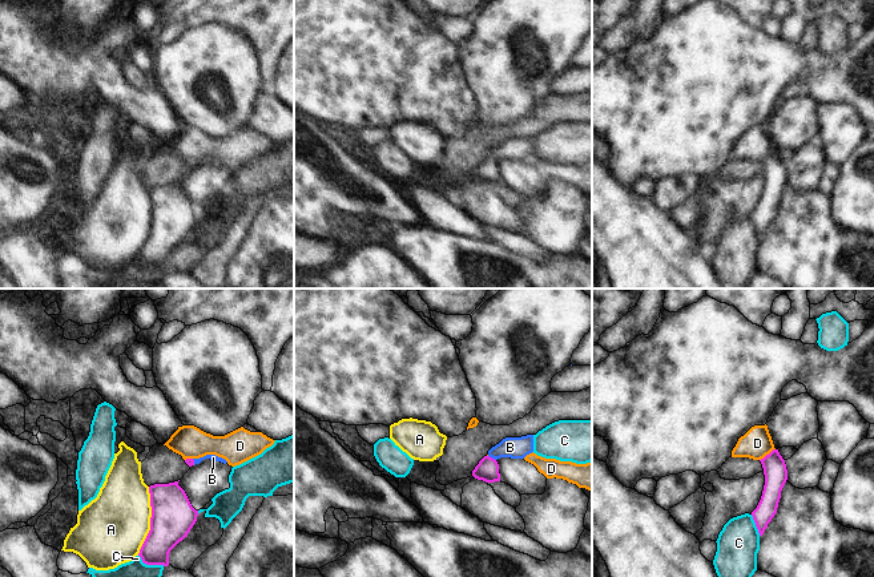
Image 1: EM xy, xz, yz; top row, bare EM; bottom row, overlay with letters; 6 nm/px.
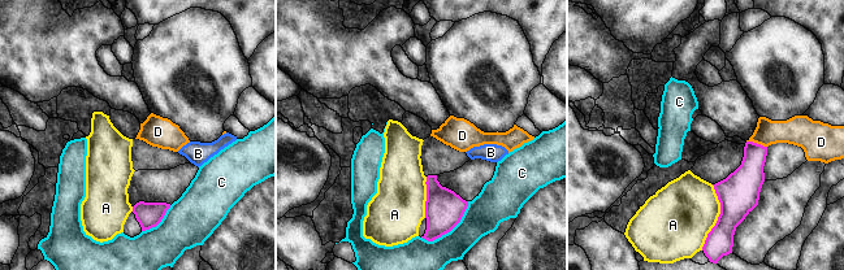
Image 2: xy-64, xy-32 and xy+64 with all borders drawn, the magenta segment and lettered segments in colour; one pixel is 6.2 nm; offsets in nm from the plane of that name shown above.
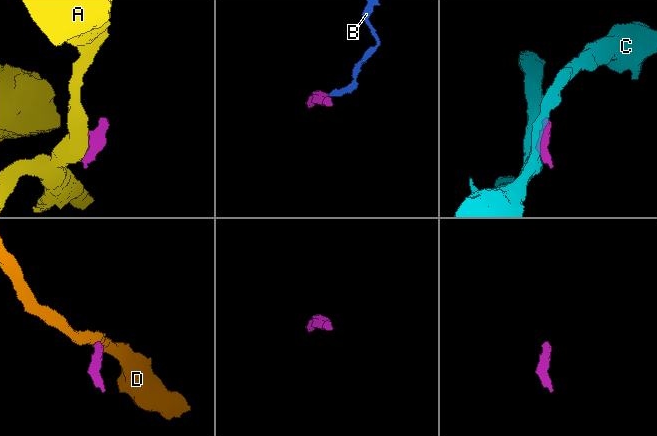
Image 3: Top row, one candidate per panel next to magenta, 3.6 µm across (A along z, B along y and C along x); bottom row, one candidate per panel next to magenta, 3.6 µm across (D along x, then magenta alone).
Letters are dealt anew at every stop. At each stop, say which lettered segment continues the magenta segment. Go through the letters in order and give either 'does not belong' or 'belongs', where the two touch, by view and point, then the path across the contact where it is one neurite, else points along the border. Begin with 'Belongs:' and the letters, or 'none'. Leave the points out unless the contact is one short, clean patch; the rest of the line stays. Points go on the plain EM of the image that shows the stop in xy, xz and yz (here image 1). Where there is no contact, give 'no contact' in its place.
Belongs: B
A: does not belong; contact xy (150, 224); border xy (149, 189), (150, 231), (137, 257)
B: belongs; contact xz (491, 160); way xz (487, 172), (491, 160), (498, 153), (510, 149)
C: does not belong; contact xy (150, 266)
D: does not belong; contact yz (766, 157); border yz (774, 150), (760, 162)

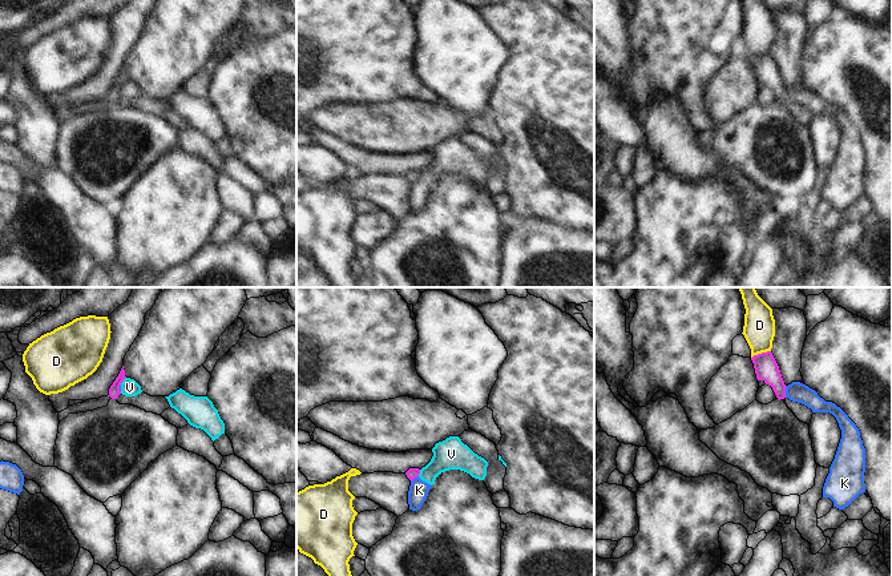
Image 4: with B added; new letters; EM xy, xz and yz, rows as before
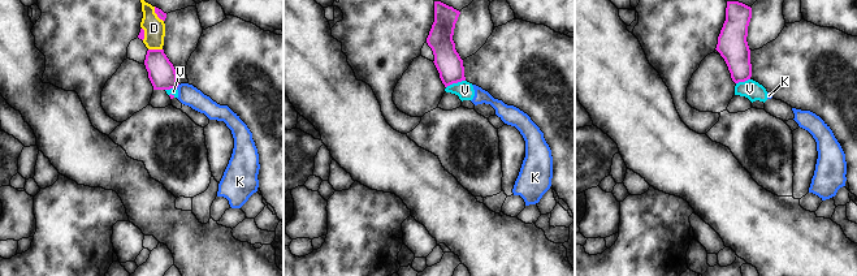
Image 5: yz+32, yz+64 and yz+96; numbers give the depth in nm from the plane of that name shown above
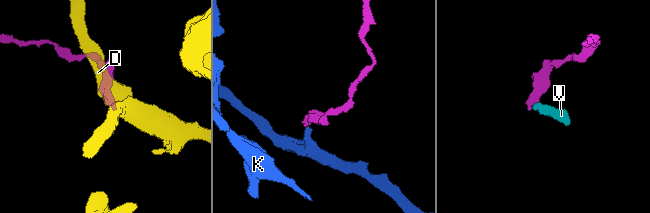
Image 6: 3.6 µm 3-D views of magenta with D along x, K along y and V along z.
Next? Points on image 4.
Belongs: none
D: does not belong; contact yz (762, 55); border yz (770, 52), (758, 55), (751, 60)
K: does not belong; contact yz (784, 93); border yz (784, 88), (786, 99)
V: does not belong; contact xy (122, 83); border xy (125, 79), (120, 87)

